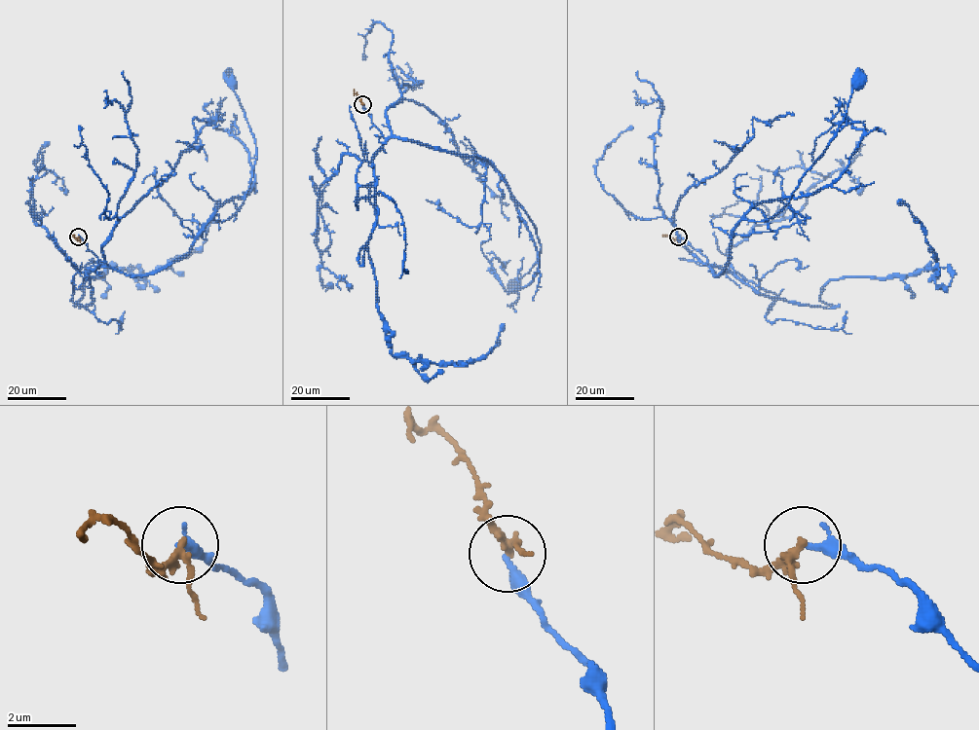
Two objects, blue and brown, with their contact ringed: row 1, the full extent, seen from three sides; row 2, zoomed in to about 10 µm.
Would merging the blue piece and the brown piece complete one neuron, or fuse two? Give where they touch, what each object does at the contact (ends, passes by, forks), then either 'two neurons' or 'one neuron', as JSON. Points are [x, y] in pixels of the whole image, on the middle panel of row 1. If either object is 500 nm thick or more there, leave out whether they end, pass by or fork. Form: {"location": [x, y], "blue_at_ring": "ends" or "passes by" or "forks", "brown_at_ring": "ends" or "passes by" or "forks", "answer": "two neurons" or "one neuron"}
{"location": [362, 104], "blue_at_ring": "ends", "brown_at_ring": "passes by", "answer": "two neurons"}

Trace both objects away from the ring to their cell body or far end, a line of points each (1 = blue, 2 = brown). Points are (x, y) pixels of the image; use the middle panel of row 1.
1: (362, 104), (385, 139), (397, 136), (483, 158), (496, 169), (534, 225), (541, 246), (540, 258), (514, 285)
2: (362, 104), (354, 89)

